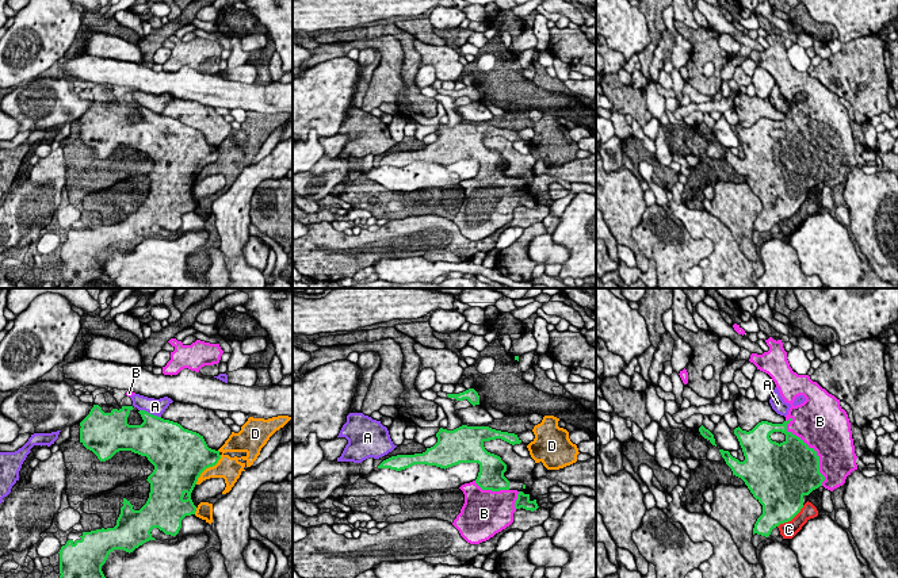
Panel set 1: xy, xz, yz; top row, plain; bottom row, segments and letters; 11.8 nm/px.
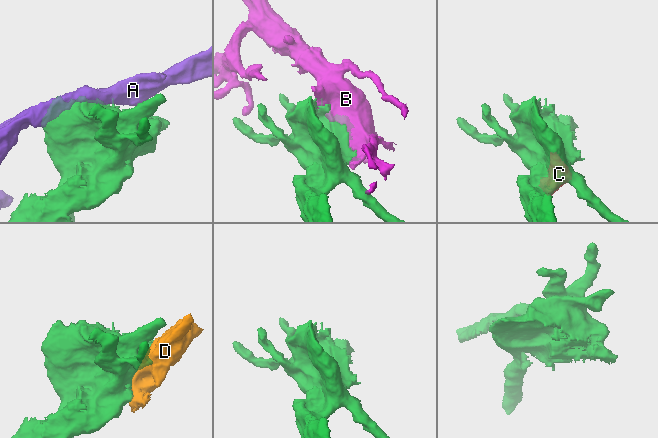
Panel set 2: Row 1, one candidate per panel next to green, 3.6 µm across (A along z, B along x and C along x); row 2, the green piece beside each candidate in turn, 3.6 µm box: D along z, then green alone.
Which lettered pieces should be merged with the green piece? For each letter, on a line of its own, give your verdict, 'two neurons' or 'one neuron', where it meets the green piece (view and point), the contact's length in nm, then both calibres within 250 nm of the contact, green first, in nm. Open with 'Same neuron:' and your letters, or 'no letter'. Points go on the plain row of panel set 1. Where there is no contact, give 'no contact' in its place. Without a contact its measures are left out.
Same neuron: B
A: two neurons; meets green in xy at (149, 110); contact 280 nm long; 400 nm thick on the green side, 190 nm on the other
B: one neuron; meets green in yz at (811, 145); contact 900 nm long; 480 nm thick on the green side, 480 nm on the other
C: two neurons; meets green in yz at (791, 215); contact 420 nm long; 480 nm thick on the green side, 190 nm on the other
D: two neurons; meets green in xy at (207, 164); contact 460 nm long; 480 nm thick on the green side, 260 nm on the other

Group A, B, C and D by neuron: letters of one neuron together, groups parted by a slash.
A / B / C D

